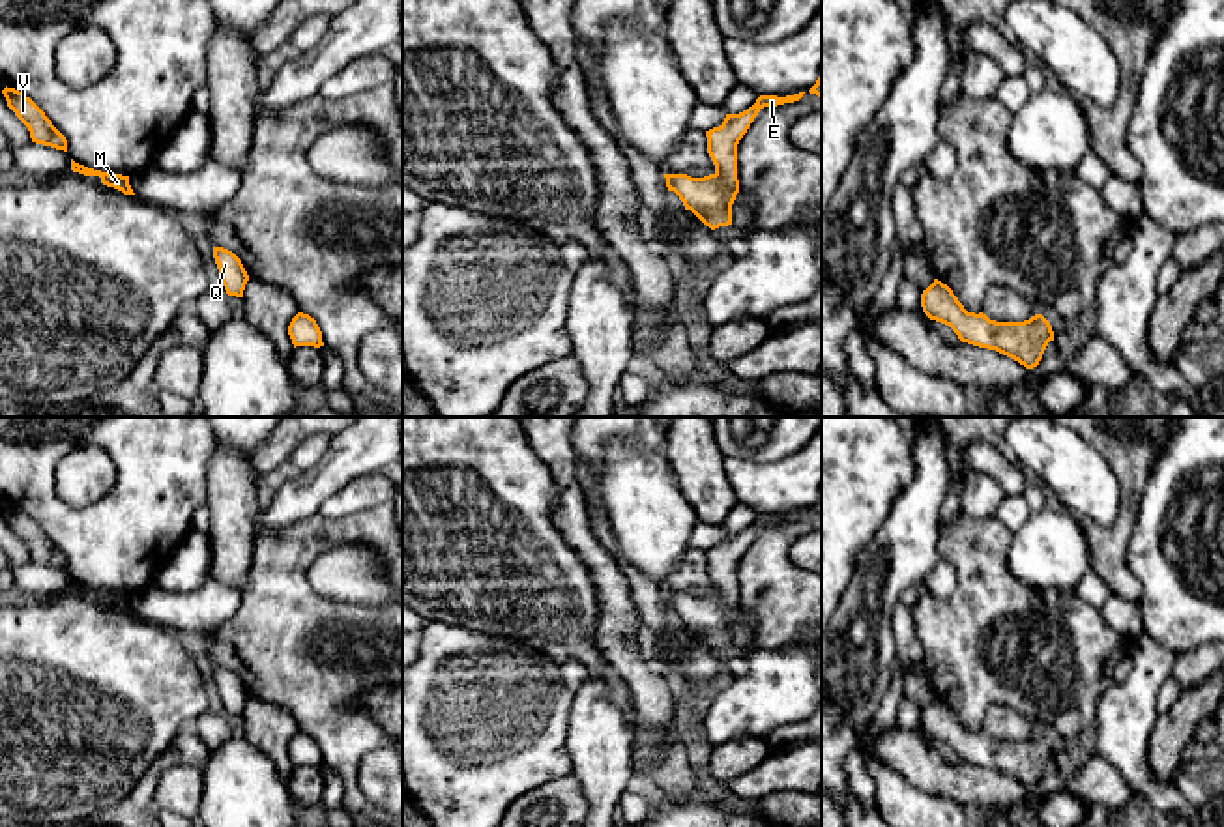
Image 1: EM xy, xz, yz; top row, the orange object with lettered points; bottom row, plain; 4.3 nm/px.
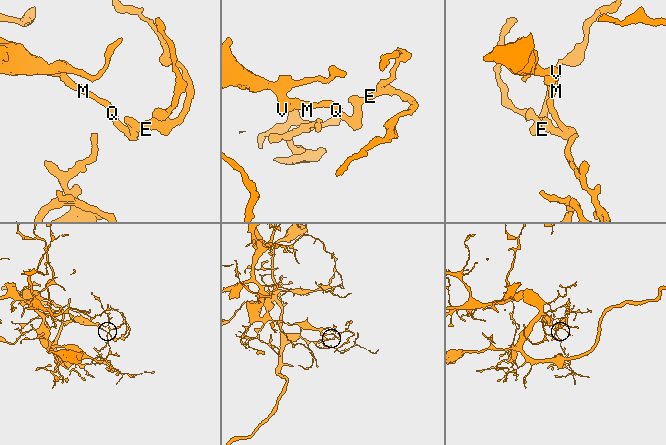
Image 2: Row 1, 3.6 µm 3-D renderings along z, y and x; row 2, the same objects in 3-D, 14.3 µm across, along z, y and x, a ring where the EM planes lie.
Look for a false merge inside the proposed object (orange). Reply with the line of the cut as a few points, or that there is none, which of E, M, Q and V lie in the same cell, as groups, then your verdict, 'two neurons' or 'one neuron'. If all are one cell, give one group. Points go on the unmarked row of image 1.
no cut | E M Q V | one neuron

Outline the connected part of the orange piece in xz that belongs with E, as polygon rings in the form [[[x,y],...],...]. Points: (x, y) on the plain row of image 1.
[[[805,511],[777,516],[760,515],[752,526],[739,533],[726,533],[719,546],[706,550],[707,573],[715,584],[715,591],[704,597],[687,593],[664,593],[668,610],[674,610],[711,649],[732,644],[732,623],[739,612],[737,599],[737,563],[764,526],[794,522]]]

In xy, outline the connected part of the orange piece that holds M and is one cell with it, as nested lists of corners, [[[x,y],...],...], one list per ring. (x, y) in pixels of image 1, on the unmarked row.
[[[71,578],[71,589],[84,593],[84,595],[99,595],[103,604],[114,606],[114,608],[122,610],[124,614],[135,614],[129,604],[129,595],[94,589],[94,588],[75,582],[73,578]]]

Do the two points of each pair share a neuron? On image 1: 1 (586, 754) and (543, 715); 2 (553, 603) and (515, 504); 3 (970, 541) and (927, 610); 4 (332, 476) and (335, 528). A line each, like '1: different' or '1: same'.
1: different
2: same
3: same
4: different

